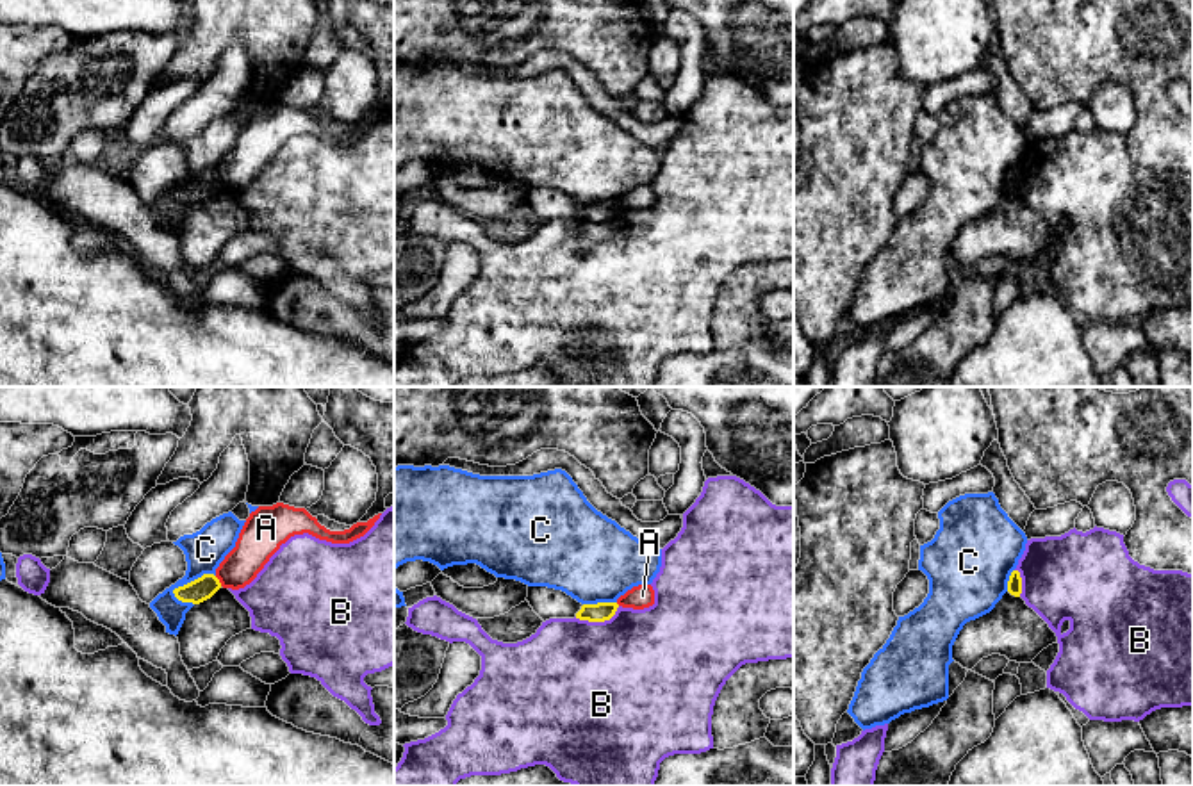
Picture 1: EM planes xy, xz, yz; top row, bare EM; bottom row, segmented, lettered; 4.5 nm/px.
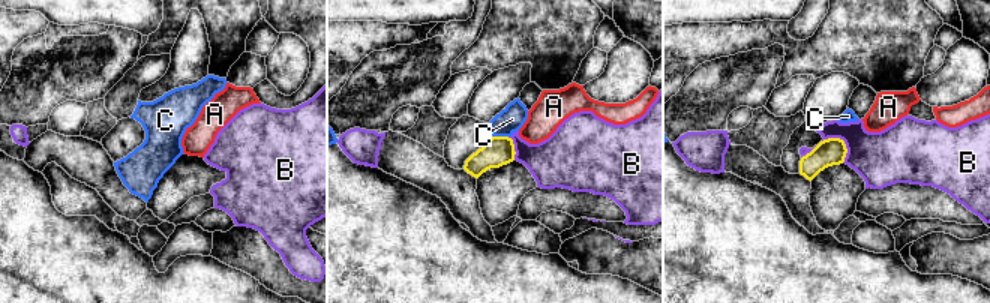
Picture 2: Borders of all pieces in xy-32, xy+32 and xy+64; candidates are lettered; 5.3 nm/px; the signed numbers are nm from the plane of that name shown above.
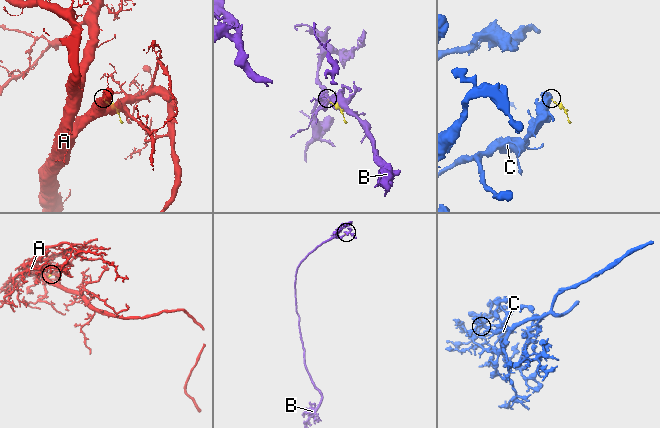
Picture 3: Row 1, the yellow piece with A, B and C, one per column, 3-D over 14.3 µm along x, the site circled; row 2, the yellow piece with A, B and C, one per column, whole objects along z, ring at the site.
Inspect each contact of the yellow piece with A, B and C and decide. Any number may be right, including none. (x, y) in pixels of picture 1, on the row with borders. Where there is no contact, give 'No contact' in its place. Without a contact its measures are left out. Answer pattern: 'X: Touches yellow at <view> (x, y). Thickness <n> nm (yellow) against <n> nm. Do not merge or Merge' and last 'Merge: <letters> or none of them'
A: Touches yellow at xy (218, 581). Thickness 110 nm (yellow) against 180 nm. Do not merge
B: Touches yellow at xz (598, 621). Thickness 90 nm (yellow) against 500 nm. Do not merge
C: Touches yellow at xy (195, 580). Thickness 110 nm (yellow) against 180 nm. Do not merge
Merge: none of them

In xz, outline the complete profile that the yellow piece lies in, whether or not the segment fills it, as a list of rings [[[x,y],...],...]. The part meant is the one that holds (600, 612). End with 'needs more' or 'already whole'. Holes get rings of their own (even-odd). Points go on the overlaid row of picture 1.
[[[617,602],[583,604],[576,613],[576,618],[588,622],[605,622],[615,615],[617,608]]]; already whole

